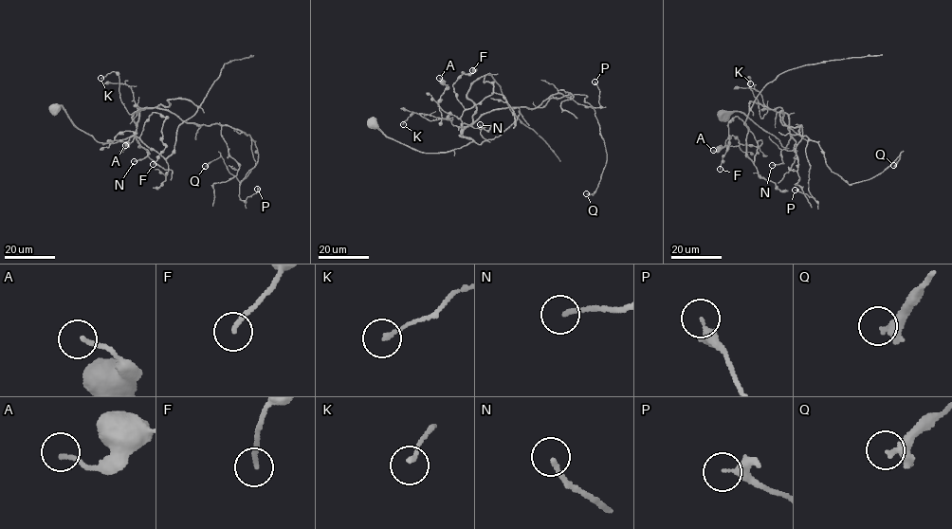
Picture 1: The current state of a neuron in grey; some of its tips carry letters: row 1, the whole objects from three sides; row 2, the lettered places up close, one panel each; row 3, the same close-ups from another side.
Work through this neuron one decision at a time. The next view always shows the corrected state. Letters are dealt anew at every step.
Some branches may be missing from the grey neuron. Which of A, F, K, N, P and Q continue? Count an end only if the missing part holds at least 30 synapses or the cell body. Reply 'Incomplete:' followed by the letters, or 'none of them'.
Incomplete: none of them

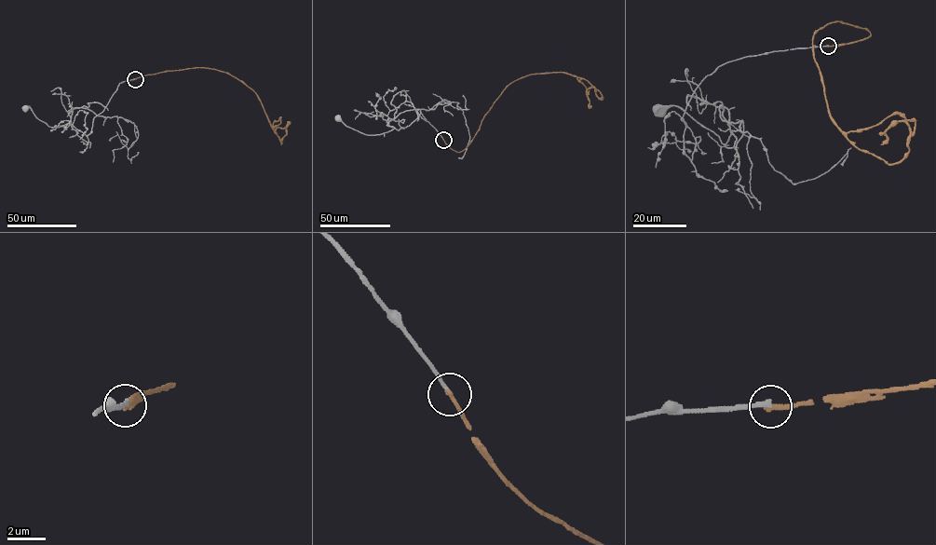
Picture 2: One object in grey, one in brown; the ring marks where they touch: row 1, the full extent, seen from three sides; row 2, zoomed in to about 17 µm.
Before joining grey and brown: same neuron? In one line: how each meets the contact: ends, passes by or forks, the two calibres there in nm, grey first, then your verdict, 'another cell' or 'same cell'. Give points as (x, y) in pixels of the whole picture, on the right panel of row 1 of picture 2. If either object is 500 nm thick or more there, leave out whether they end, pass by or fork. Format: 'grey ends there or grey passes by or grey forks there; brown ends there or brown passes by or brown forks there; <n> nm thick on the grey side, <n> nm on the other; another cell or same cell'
grey ends there; brown ends there; 200 nm thick on the grey side, 220 nm on the other; another cell

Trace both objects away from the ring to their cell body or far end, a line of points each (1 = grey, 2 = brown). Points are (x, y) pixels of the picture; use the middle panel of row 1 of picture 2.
1: (443, 139), (404, 90), (391, 101), (396, 113), (388, 124), (395, 128), (386, 132), (366, 135), (337, 117)
2: (443, 140), (462, 151), (505, 88), (528, 74), (574, 74), (599, 91), (602, 100), (594, 88), (589, 90)

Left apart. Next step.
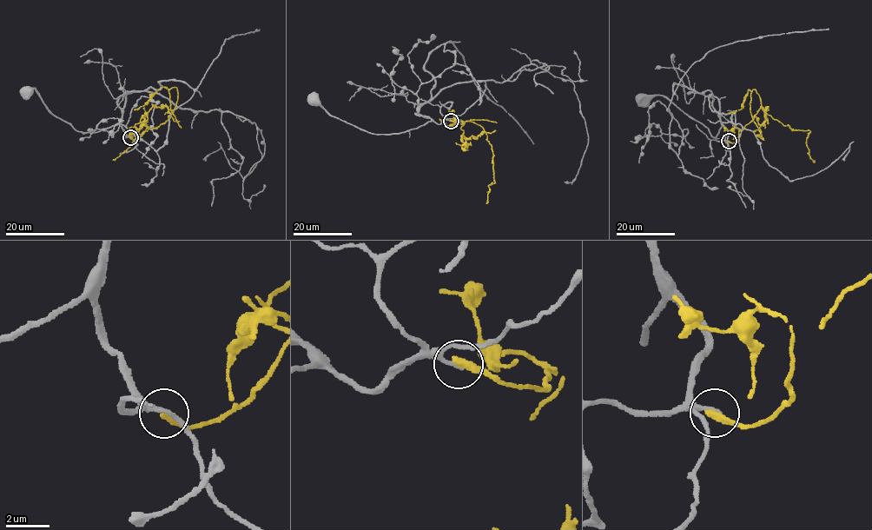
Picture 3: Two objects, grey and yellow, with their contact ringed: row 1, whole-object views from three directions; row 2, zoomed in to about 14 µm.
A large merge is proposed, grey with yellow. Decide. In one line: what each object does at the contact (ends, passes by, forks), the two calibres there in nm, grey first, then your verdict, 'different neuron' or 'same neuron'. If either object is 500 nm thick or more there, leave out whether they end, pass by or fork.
grey ends | yellow ends | 170/400 nm | different neuron

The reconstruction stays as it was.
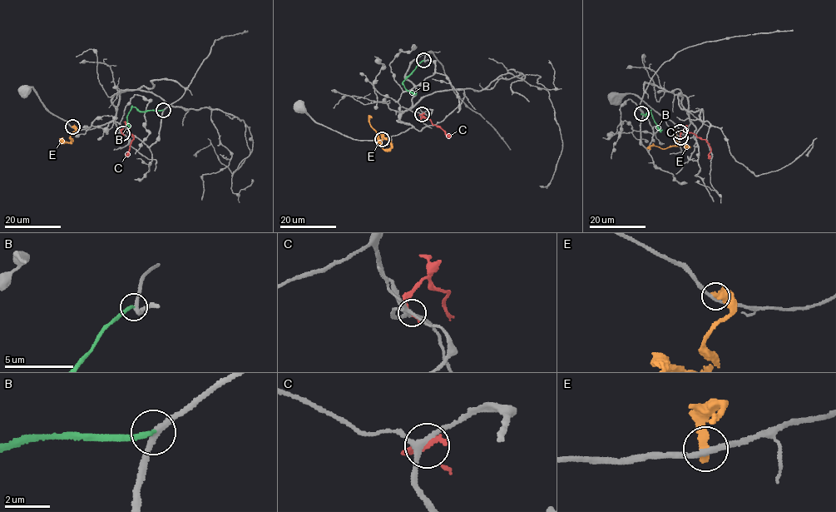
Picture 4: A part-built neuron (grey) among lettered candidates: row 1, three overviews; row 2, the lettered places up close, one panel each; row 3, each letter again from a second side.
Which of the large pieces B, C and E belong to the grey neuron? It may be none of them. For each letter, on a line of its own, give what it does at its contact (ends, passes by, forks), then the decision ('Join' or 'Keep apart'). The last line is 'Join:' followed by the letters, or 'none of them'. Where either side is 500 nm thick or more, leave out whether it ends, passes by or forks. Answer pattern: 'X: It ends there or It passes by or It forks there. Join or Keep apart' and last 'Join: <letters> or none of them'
B: It ends there. Keep apart
C: It ends there. Keep apart
E: It ends there. Keep apart
Join: none of them

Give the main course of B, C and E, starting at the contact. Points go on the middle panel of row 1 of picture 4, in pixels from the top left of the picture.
B: (423, 60), (403, 82), (407, 90), (416, 93)
C: (422, 114), (420, 115), (443, 130), (448, 137)
E: (382, 139), (383, 134), (390, 141), (391, 146), (388, 149), (382, 146), (378, 135), (370, 124), (368, 115)

